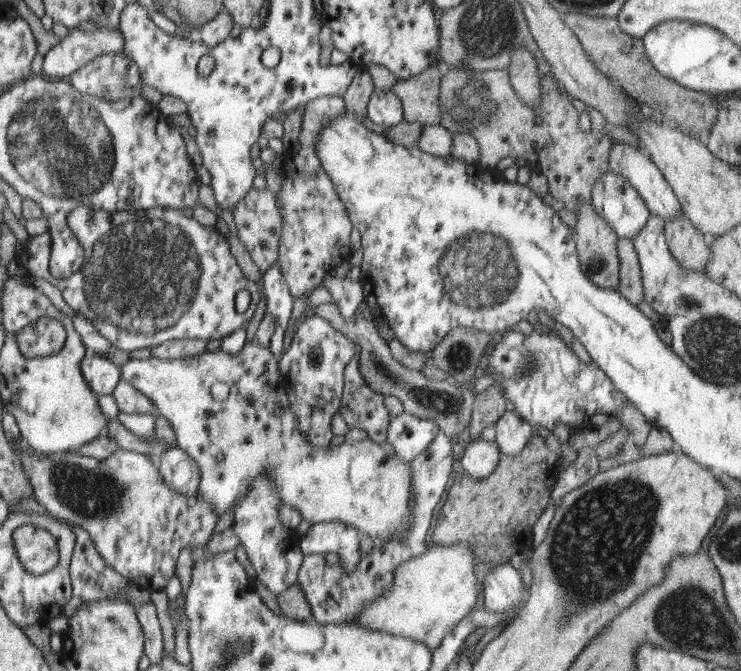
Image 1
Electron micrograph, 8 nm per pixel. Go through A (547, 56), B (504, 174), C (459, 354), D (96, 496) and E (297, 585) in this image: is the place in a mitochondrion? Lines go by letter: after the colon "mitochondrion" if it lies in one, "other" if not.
A: other
B: other
C: mitochondrion
D: mitochondrion
E: other

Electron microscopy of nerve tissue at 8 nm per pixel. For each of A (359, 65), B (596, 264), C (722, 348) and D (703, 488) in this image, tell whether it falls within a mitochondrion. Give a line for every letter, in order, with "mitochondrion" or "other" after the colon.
A: other
B: mitochondrion
C: mitochondrion
D: other

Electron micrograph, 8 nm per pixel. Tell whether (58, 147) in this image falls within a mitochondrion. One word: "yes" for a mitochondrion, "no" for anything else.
yes

